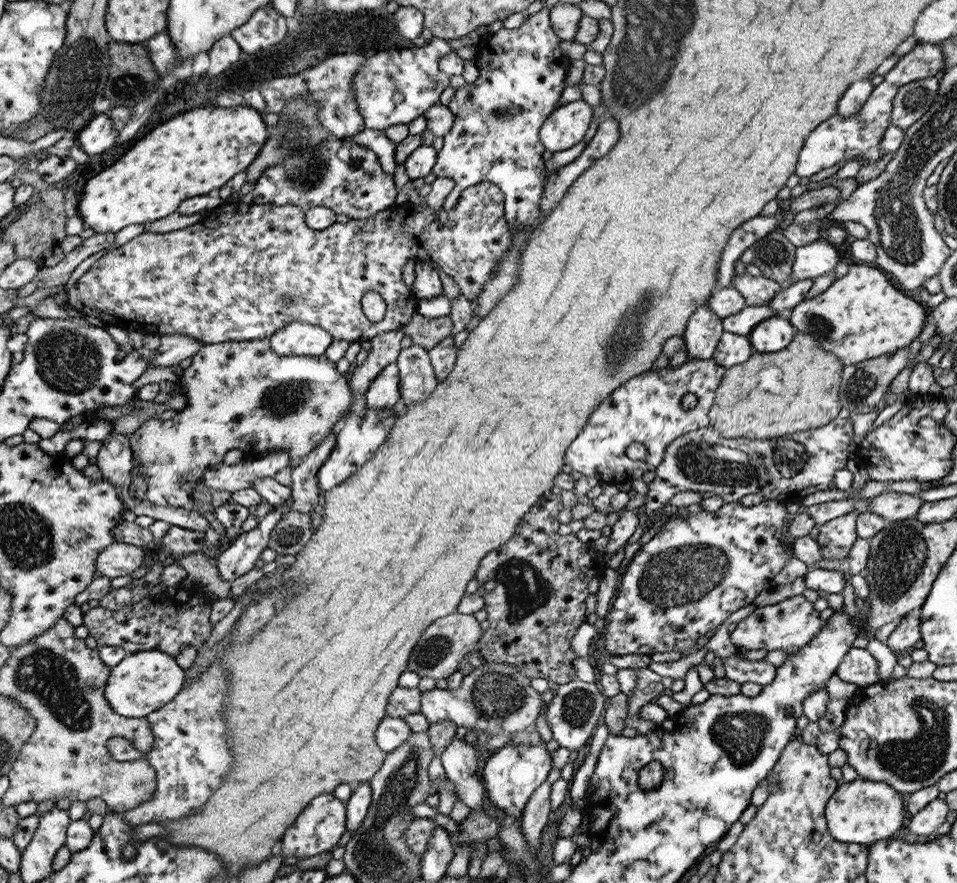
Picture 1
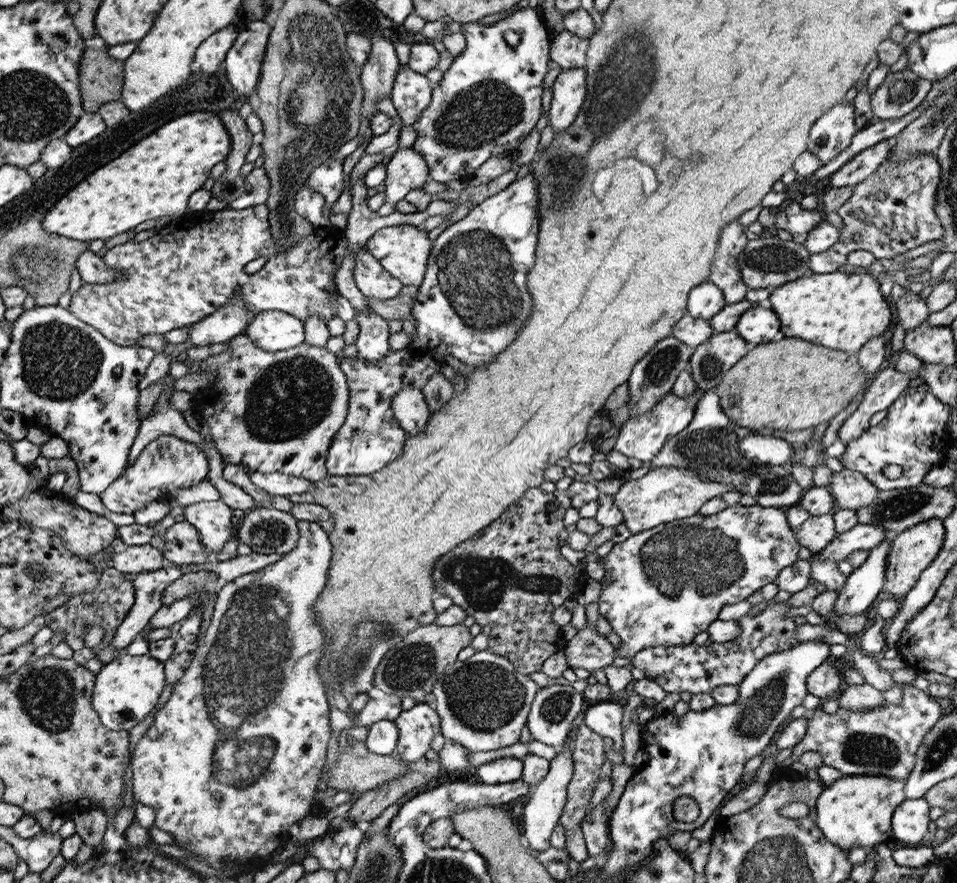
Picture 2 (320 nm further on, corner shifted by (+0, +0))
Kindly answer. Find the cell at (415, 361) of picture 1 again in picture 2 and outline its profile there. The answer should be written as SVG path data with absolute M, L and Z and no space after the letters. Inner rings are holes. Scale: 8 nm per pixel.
M407 386L394 397L394 412L398 412L398 421L408 435L418 434L425 429L431 410L420 388Z

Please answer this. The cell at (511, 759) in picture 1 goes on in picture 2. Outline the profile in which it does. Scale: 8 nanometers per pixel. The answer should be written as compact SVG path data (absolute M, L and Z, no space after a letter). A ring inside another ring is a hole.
M502 757L480 765L476 773L480 783L495 785L521 779L523 770L523 759Z

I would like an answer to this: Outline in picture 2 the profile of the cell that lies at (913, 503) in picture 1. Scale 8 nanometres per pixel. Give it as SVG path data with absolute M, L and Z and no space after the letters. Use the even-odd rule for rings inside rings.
M844 467L832 473L828 490L837 510L858 510L878 500L878 489L862 474Z

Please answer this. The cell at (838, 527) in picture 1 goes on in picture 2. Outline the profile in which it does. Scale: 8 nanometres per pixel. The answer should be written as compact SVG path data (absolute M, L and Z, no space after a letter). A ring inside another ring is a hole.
M834 512L823 516L811 516L795 534L802 547L809 548L812 554L817 554L837 536Z

